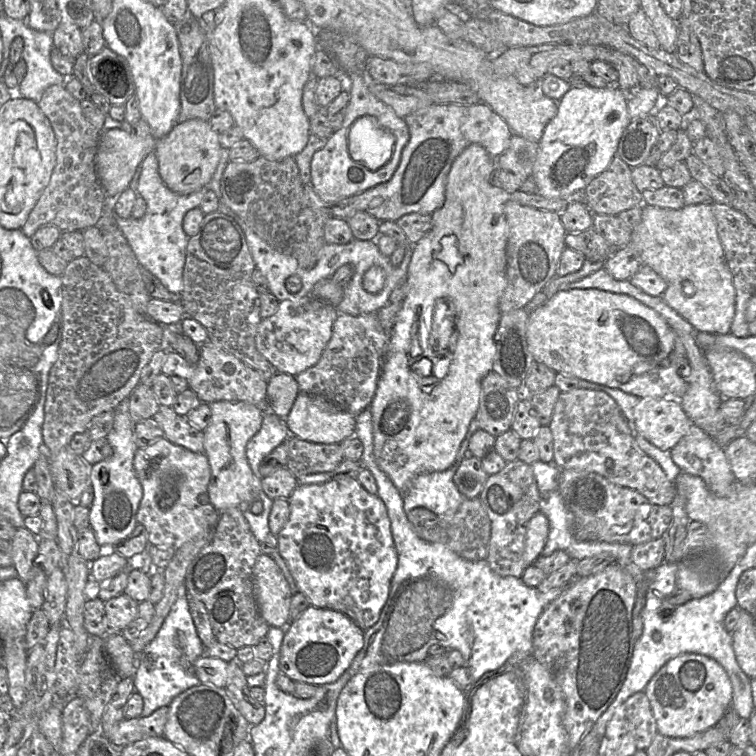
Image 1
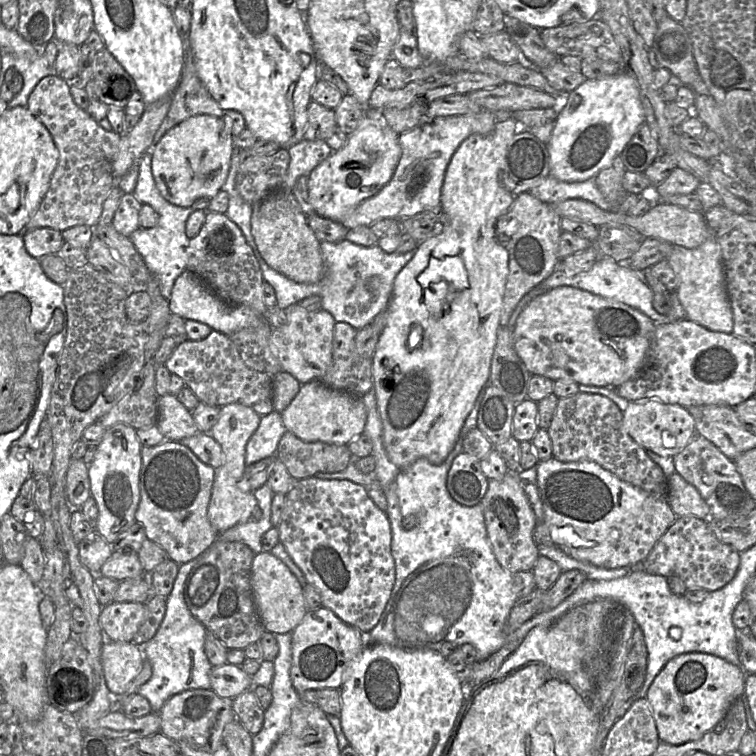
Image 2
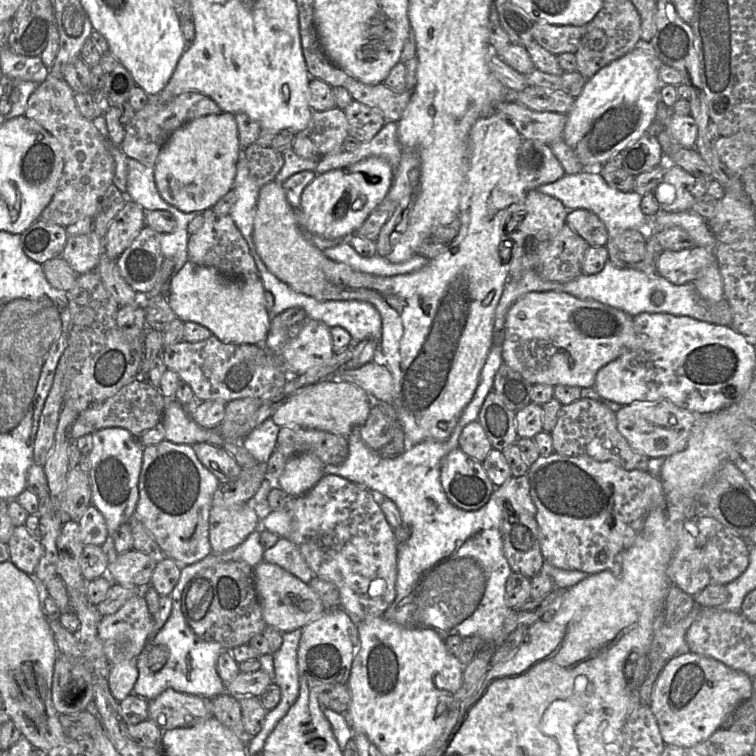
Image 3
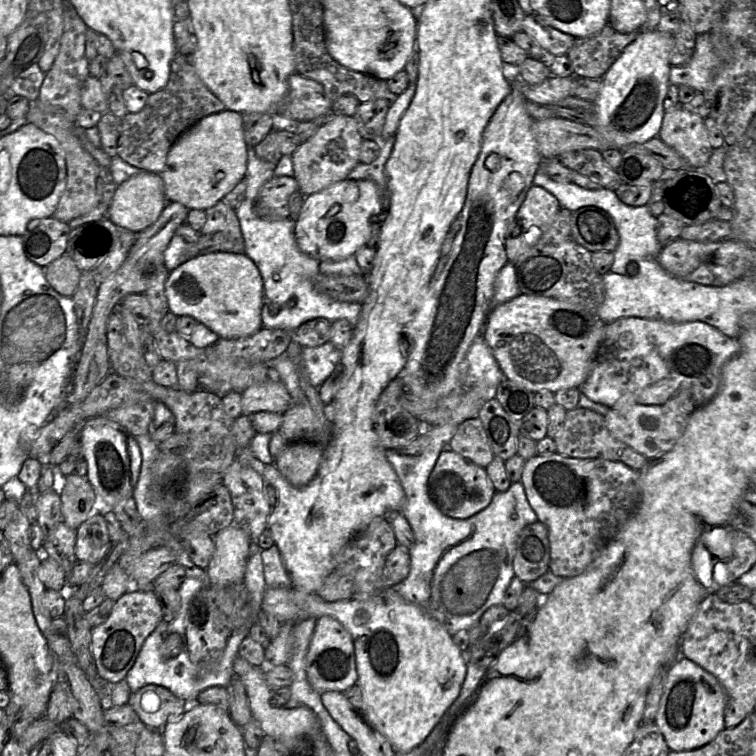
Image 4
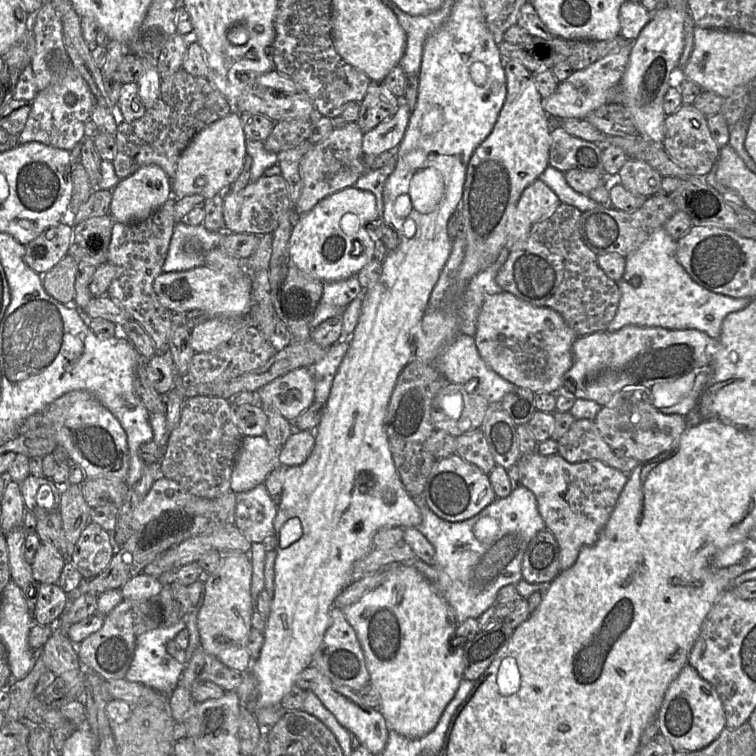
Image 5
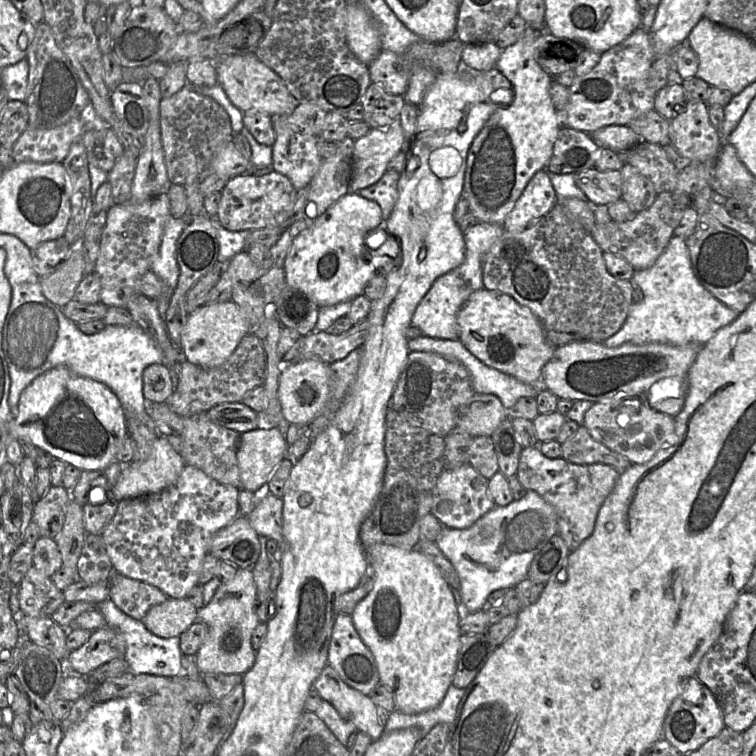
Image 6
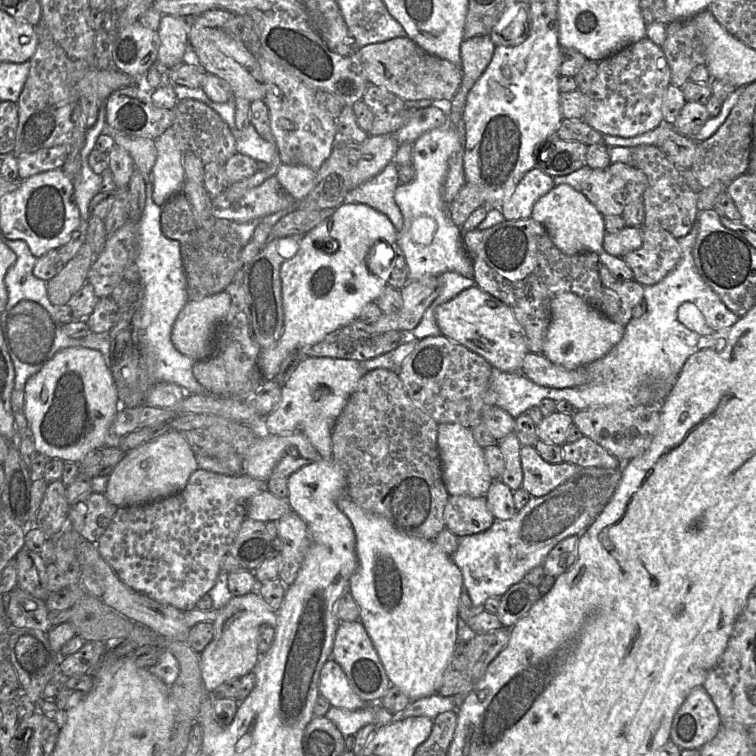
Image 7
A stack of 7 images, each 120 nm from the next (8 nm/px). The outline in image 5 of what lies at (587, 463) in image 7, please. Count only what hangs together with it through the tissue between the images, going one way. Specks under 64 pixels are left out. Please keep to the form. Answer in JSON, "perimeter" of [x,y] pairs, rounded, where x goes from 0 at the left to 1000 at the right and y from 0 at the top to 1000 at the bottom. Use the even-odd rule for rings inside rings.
{"perimeter":[[[761,556],[738,582],[738,591],[738,601],[754,612],[794,608],[828,627],[848,612],[808,593],[796,579],[786,556]]]}

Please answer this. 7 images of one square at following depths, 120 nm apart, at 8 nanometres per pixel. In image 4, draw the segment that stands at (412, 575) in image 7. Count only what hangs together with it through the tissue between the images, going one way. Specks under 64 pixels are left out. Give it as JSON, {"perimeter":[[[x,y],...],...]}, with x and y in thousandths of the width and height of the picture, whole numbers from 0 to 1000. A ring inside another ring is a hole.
{"perimeter":[[[521,775],[513,776],[503,786],[492,788],[484,794],[472,794],[464,791],[443,796],[433,796],[427,794],[425,790],[422,790],[419,784],[402,784],[390,779],[389,776],[373,776],[373,778],[353,776],[349,783],[347,794],[347,807],[360,812],[372,825],[376,824],[392,825],[393,823],[407,817],[419,819],[426,815],[438,815],[444,820],[447,820],[459,832],[459,835],[463,837],[466,843],[470,858],[471,884],[474,890],[472,906],[476,907],[480,919],[480,931],[475,940],[478,942],[480,950],[493,963],[496,963],[515,979],[524,996],[542,995],[544,992],[554,987],[557,983],[560,983],[562,978],[566,975],[566,972],[570,970],[575,959],[579,955],[582,955],[586,946],[602,929],[602,926],[608,918],[618,888],[618,873],[615,865],[602,853],[597,839],[582,823],[579,823],[575,817],[566,813],[553,800],[536,794],[526,784],[524,776]]]}

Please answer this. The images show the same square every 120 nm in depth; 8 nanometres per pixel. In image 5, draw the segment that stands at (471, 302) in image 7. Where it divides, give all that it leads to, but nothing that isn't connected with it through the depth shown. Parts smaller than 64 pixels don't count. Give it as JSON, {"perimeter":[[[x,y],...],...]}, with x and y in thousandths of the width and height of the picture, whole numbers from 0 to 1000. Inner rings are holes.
{"perimeter":[[[669,385],[642,394],[627,443],[632,467],[649,488],[708,521],[743,517],[746,496],[758,480],[757,456],[763,447],[734,410],[706,405]]]}

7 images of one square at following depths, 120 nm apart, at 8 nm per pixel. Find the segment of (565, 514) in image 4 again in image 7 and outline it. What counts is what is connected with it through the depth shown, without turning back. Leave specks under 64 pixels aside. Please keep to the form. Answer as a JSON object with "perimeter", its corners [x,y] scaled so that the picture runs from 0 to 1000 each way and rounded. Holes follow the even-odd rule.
{"perimeter":[[[697,589],[690,590],[689,593],[689,615],[692,622],[692,636],[690,636],[690,644],[705,657],[716,657],[726,651],[729,651],[735,644],[741,643],[742,640],[747,639],[754,632],[767,627],[771,624],[771,620],[774,619],[783,619],[783,618],[767,618],[761,614],[751,612],[749,610],[745,610],[739,614],[730,614],[724,610],[721,610],[716,602],[710,598],[706,590]]]}

